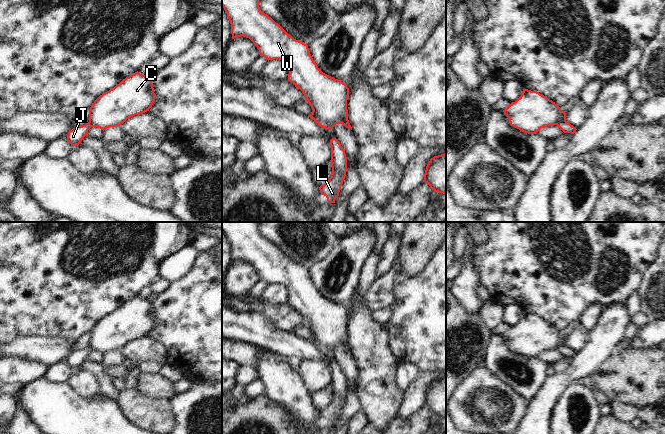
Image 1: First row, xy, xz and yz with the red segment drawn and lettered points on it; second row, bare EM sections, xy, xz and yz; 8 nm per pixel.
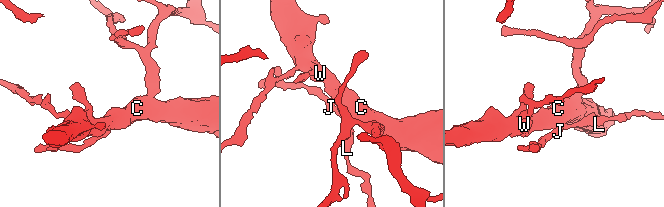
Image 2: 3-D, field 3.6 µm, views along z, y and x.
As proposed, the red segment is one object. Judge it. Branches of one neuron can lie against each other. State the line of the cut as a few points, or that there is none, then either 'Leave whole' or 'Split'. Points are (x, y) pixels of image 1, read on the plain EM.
Split along xz (313, 334), (331, 352). Split.

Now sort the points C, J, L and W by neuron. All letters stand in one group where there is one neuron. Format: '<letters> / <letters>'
C W / J L

